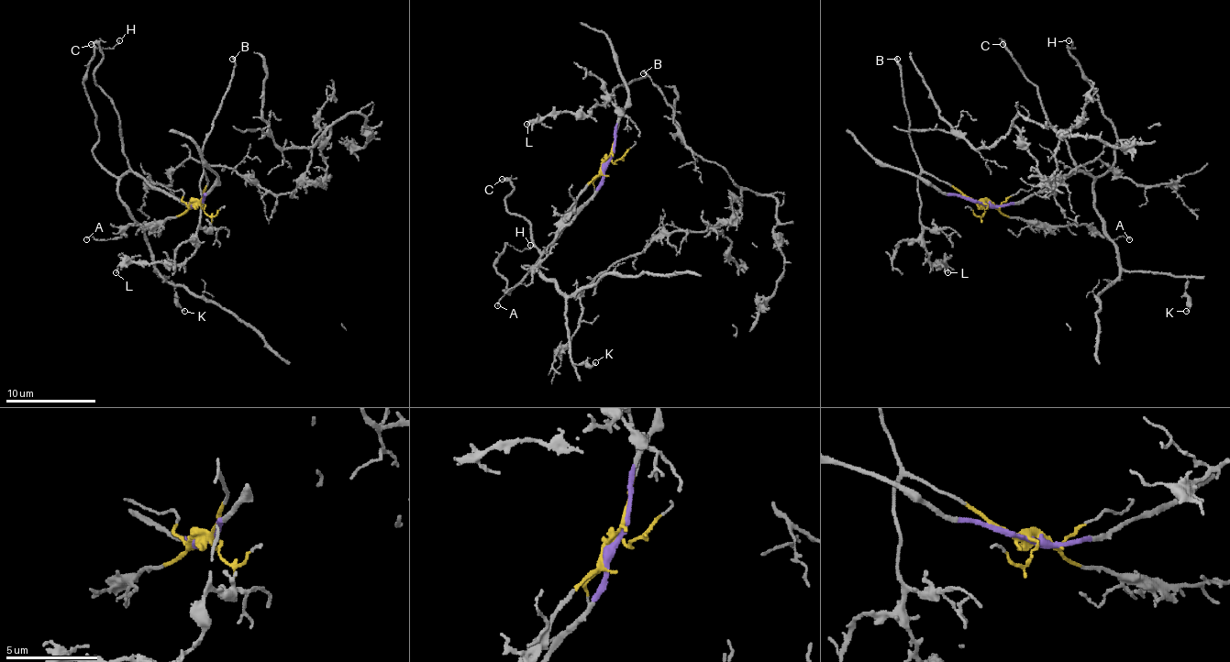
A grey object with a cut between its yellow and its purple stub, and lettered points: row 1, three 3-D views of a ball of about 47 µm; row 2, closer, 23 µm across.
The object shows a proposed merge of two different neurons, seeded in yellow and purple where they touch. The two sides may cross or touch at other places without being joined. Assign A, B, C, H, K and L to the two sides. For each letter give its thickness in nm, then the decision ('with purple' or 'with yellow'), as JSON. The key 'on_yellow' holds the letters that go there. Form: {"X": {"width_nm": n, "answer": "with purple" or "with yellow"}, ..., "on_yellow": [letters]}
{"A": {"width_nm": 110, "answer": "with yellow"}, "B": {"width_nm": 180, "answer": "with yellow"}, "C": {"width_nm": 170, "answer": "with purple"}, "H": {"width_nm": 120, "answer": "with purple"}, "K": {"width_nm": 120, "answer": "with purple"}, "L": {"width_nm": 130, "answer": "with yellow"}, "on_yellow": ["A", "B", "L"]}

